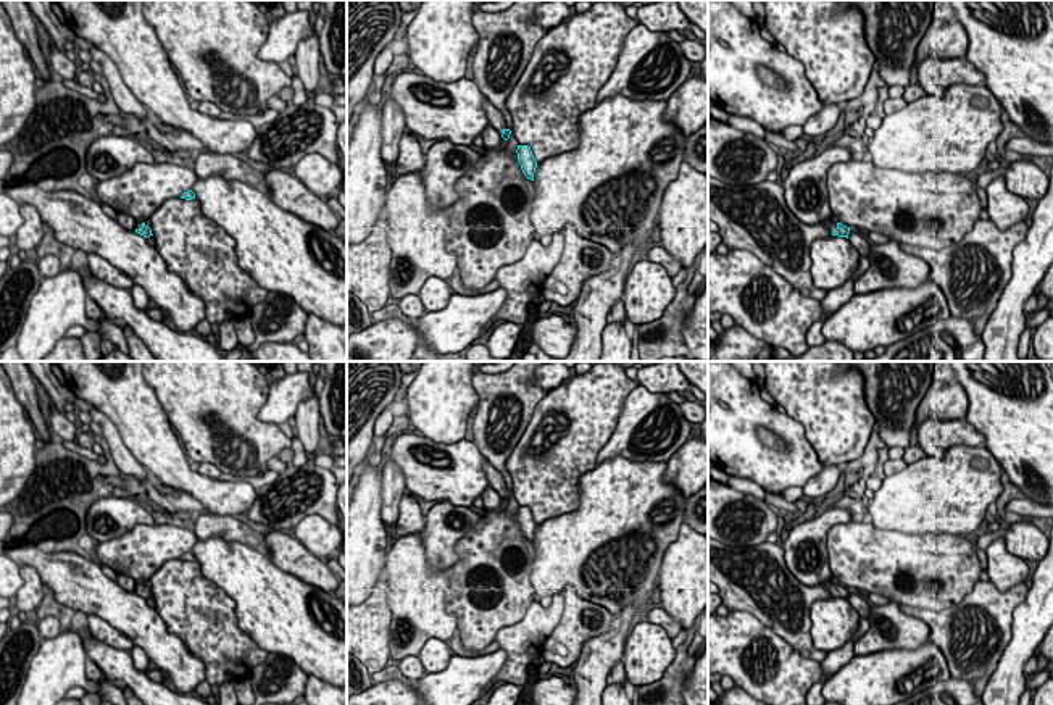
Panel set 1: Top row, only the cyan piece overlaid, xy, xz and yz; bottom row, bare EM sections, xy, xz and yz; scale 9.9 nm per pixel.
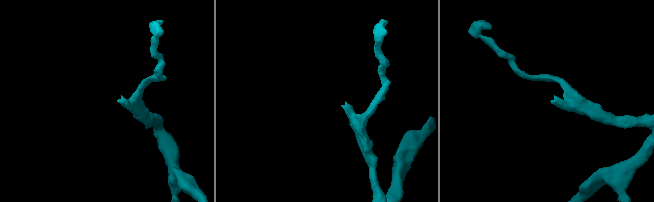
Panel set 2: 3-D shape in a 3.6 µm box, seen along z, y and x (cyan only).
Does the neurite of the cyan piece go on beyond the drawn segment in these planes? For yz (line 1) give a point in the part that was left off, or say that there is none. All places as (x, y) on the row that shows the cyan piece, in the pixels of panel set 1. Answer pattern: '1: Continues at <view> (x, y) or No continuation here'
1: Continues at yz (831, 225)

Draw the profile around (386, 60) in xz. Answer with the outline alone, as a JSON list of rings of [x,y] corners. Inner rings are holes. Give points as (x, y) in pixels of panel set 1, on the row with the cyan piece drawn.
[[[385,47],[376,58],[374,74],[384,74],[393,69],[395,65],[397,65],[397,56],[389,47]]]

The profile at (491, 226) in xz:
[[[505,139],[497,148],[484,147],[479,153],[481,160],[455,184],[460,198],[448,206],[450,226],[445,231],[447,252],[456,255],[461,282],[476,295],[495,281],[502,266],[521,260],[535,236],[531,223],[532,197],[518,153],[508,152]]]

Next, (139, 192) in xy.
[[[137,163],[121,176],[97,182],[94,197],[137,221],[148,219],[166,200],[192,190],[198,176],[173,163]]]

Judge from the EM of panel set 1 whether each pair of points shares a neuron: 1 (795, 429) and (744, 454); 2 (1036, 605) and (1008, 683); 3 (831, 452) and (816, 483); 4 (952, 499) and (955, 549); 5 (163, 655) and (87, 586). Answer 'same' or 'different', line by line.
1: same
2: same
3: different
4: different
5: same

